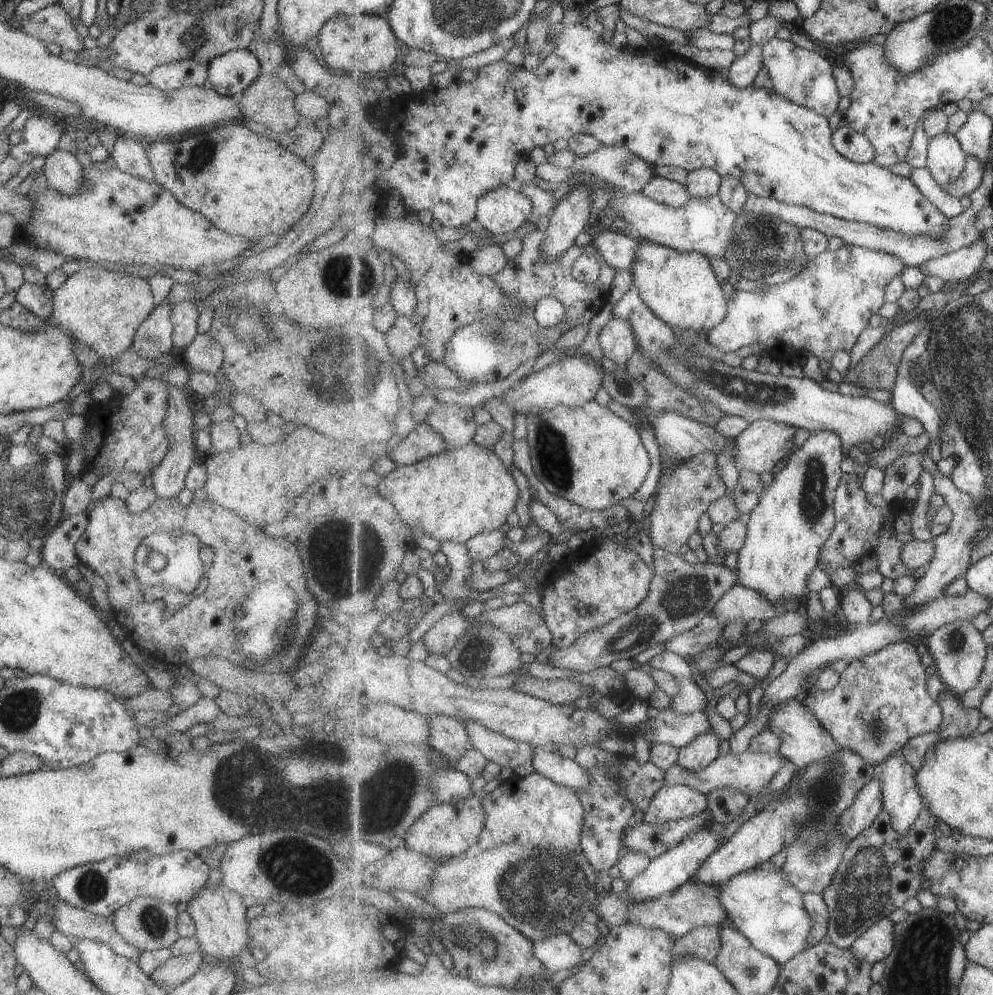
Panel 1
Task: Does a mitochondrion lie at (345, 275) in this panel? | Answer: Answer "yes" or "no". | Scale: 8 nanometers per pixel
yes

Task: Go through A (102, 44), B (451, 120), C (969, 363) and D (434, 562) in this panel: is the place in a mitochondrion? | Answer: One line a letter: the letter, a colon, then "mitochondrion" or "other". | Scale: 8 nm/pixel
A: other
B: other
C: mitochondrion
D: other

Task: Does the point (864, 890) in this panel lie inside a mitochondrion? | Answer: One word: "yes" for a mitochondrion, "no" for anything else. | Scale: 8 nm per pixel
yes

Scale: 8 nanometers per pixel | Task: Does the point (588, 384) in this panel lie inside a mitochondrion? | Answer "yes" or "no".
no

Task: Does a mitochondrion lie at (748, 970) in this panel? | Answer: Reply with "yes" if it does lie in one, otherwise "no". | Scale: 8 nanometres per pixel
yes

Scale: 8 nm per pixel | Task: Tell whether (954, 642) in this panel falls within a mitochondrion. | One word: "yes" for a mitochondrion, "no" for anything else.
yes

